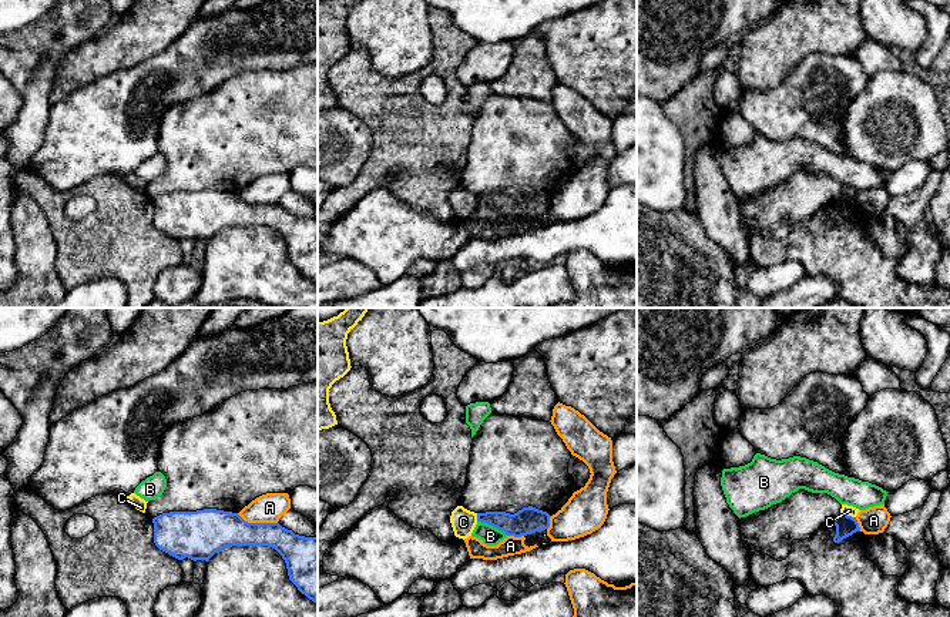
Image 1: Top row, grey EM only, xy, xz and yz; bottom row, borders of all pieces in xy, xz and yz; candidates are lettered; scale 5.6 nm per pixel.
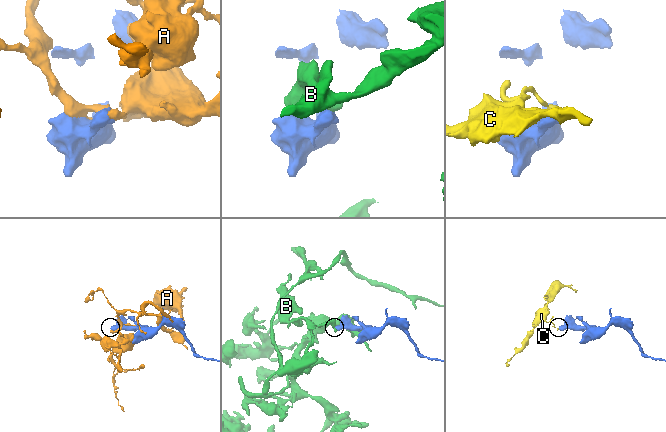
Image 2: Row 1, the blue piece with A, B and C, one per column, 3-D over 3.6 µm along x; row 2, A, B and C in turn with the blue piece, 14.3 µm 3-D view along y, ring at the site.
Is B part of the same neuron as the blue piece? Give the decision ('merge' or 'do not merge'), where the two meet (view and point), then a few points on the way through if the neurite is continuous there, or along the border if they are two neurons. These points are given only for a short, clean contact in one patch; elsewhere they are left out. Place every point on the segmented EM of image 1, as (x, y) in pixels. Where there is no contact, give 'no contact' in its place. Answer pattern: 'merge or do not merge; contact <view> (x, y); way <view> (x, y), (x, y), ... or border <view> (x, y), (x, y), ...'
do not merge; contact xz (493, 526); border xz (477, 520), (486, 522), (507, 535)

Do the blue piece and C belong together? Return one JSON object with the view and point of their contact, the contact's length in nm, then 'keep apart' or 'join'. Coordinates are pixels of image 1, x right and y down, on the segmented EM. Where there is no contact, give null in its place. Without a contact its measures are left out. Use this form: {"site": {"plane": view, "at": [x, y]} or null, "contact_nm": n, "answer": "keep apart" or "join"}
{"site": {"plane": "yz", "at": [846, 515]}, "contact_nm": 90, "answer": "keep apart"}

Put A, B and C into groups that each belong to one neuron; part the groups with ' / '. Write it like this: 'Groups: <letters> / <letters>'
Groups: A / B / C

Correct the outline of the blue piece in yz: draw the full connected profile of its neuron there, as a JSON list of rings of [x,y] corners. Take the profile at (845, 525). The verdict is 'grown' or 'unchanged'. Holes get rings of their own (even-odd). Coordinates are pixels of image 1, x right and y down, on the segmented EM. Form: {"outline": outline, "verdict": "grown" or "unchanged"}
{"outline": [[[840,514],[833,520],[833,524],[836,526],[836,534],[833,537],[835,543],[839,543],[840,540],[852,536],[856,532],[860,532],[859,523],[856,517]]], "verdict": "unchanged"}

